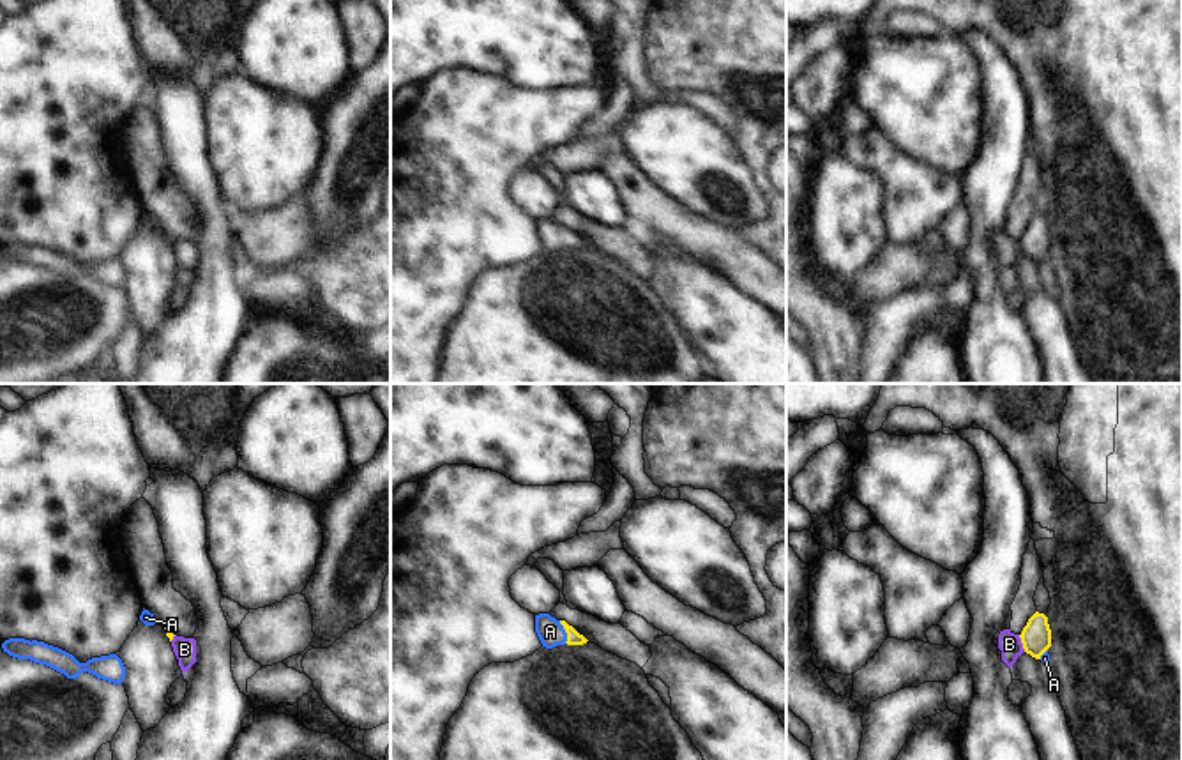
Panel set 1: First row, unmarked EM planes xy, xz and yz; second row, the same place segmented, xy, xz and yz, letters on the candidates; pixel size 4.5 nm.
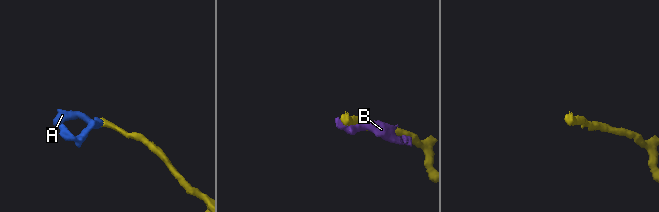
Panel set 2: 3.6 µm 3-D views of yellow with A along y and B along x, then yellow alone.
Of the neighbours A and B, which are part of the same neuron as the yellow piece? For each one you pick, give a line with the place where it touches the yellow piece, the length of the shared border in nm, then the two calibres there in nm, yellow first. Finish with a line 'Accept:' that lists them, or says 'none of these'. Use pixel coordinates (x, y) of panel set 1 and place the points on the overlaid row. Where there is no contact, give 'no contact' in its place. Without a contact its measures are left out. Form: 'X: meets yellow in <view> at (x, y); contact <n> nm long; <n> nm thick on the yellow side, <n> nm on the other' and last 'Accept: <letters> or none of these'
A: meets yellow in xz at (566, 631); contact 110 nm long; 60 nm thick on the yellow side, 120 nm on the other
Accept: A

